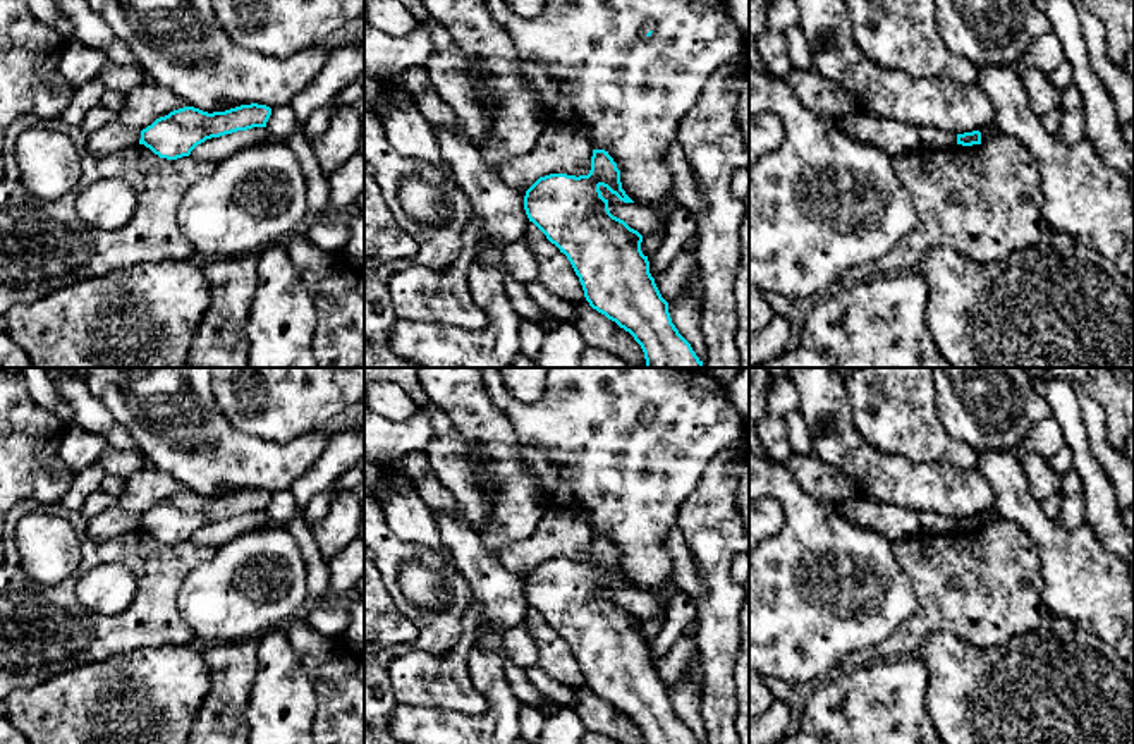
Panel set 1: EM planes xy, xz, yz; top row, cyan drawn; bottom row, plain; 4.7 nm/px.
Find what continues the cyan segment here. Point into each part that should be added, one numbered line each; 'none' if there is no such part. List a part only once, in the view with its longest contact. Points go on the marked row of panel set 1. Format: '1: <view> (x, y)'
none

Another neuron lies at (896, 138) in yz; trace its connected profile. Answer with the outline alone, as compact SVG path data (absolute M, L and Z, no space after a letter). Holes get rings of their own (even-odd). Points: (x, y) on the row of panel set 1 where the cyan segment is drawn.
M864 110L849 115L838 124L850 137L878 146L892 158L921 148L919 136L923 127L919 125L909 125L893 119L881 119Z

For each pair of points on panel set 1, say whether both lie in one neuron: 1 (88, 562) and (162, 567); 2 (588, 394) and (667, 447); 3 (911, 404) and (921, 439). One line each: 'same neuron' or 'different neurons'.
1: same neuron
2: same neuron
3: same neuron

